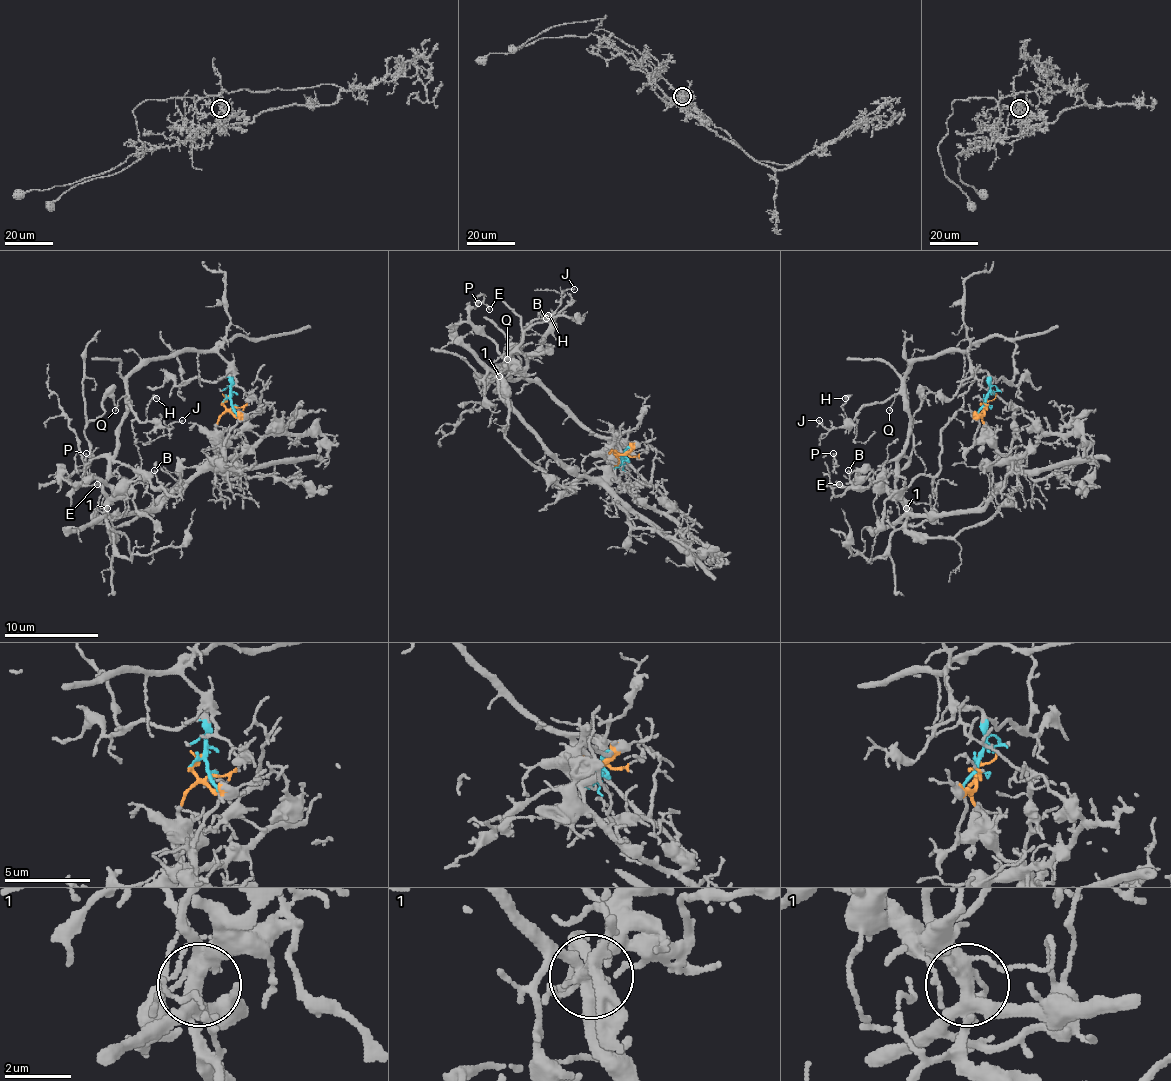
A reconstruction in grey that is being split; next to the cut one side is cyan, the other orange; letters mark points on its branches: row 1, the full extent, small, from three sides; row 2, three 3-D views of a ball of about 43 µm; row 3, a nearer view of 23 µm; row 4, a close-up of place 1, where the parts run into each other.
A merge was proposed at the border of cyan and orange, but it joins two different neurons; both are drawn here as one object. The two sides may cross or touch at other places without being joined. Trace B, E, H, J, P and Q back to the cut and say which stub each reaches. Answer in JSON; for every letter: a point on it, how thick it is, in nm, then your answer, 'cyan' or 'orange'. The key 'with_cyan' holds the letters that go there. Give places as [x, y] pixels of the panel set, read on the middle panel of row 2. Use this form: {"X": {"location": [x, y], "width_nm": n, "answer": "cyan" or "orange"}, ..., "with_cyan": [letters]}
{"B": {"location": [546, 318], "width_nm": 120, "answer": "cyan"}, "E": {"location": [489, 309], "width_nm": 90, "answer": "orange"}, "H": {"location": [548, 315], "width_nm": 170, "answer": "cyan"}, "J": {"location": [574, 289], "width_nm": 120, "answer": "cyan"}, "P": {"location": [478, 303], "width_nm": 130, "answer": "orange"}, "Q": {"location": [507, 359], "width_nm": 100, "answer": "cyan"}, "with_cyan": ["B", "H", "J", "Q"]}

